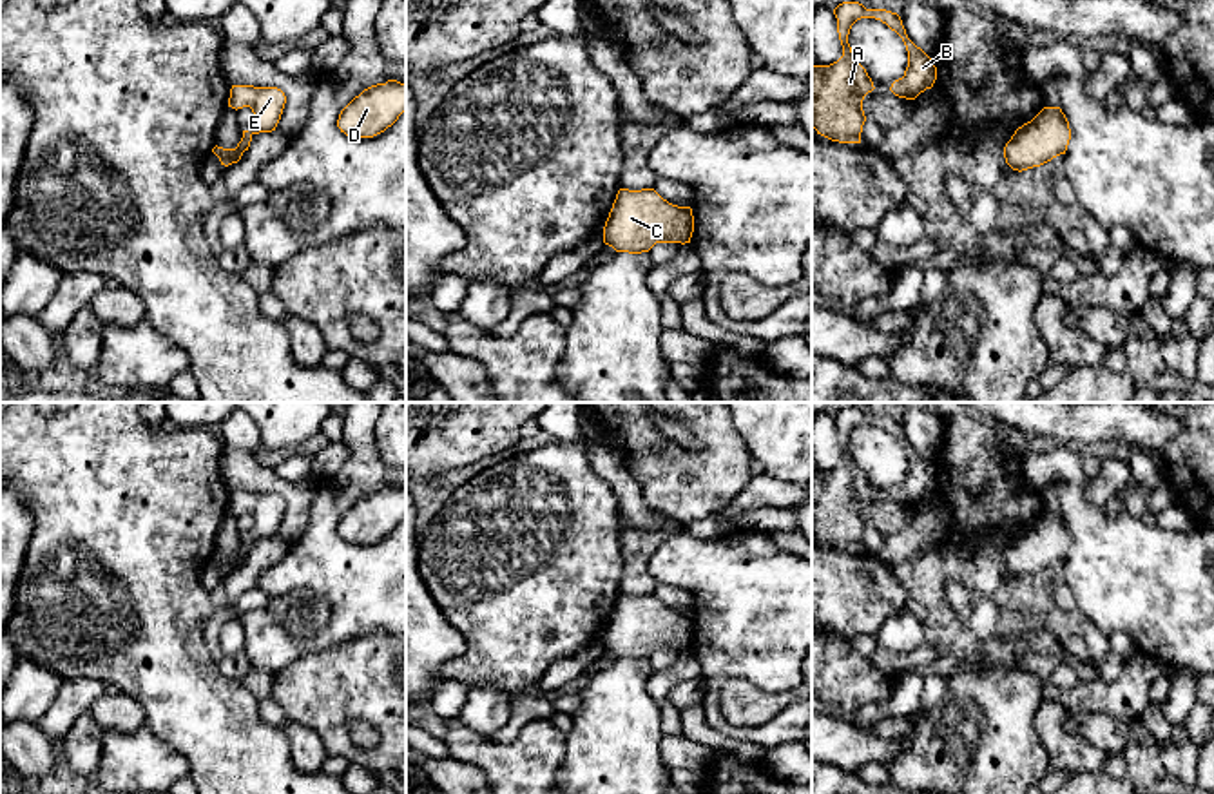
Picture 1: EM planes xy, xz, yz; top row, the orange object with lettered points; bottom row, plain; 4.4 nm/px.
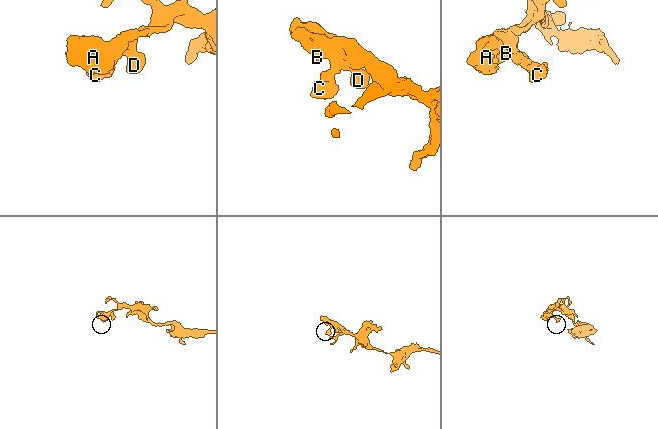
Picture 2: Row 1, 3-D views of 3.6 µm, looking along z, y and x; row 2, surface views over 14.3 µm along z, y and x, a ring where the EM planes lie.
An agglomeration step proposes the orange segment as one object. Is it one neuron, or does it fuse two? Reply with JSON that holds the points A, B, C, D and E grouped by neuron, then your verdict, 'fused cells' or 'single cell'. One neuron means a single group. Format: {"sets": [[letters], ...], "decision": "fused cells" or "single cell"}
{"sets": [["A", "B", "C", "D", "E"]], "decision": "single cell"}

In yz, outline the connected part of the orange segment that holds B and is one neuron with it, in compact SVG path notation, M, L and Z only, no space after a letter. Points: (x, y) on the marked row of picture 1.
M843 2L833 9L843 56L830 65L812 67L812 127L817 134L839 143L861 143L866 121L862 100L872 92L873 82L857 62L848 44L852 25L861 18L875 18L895 31L908 51L904 76L895 80L890 91L906 100L915 100L937 80L931 58L906 34L897 13L886 9L866 9L859 2Z

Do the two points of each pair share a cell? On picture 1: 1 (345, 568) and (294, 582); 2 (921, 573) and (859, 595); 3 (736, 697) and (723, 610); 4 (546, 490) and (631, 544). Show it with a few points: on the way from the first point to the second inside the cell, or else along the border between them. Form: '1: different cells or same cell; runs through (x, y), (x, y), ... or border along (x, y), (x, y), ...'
1: same cell; runs through (332, 568), (307, 570)
2: different cells; border along (892, 568), (905, 588), (906, 606)
3: different cells; border along (774, 695), (731, 680), (722, 691), (720, 711)
4: different cells; border along (622, 530), (620, 580)

